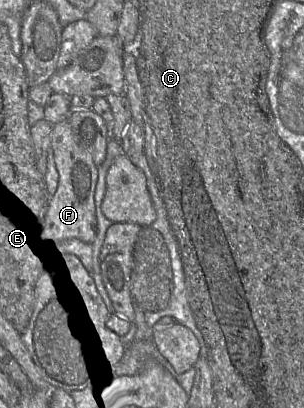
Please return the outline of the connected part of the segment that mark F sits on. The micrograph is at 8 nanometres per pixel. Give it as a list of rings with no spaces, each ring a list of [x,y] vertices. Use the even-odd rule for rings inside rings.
[[[68,120],[52,125],[50,138],[59,180],[55,192],[48,198],[46,230],[58,243],[78,240],[91,245],[98,231],[95,206],[98,167],[77,143]]]

